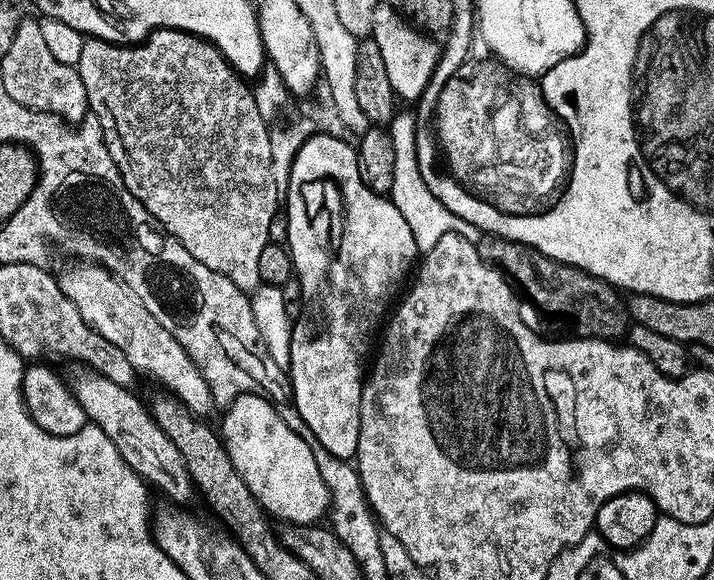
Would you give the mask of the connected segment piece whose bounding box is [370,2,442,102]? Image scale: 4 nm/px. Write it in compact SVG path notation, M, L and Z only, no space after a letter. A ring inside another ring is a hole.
M387 2L377 3L370 39L377 43L378 49L382 52L382 63L386 66L386 75L395 95L401 101L402 99L412 100L411 102L419 101L434 74L434 70L439 65L441 45L435 44L432 41L435 39L431 35L413 27Z

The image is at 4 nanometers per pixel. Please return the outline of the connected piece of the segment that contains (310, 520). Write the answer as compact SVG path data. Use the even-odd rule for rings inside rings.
M246 393L237 397L232 404L228 405L224 416L224 430L222 429L222 439L225 446L225 450L228 451L230 456L230 462L234 464L234 469L238 470L238 474L242 476L242 481L246 482L246 486L249 487L250 494L257 499L257 502L261 505L264 511L268 514L274 515L280 519L285 525L315 525L317 522L329 515L330 501L328 498L328 487L326 482L322 482L322 476L318 474L318 462L314 462L314 454L312 453L312 444L309 441L303 440L300 435L294 430L290 430L290 426L286 426L284 419L276 413L276 407L272 402L264 399L261 396L256 396L254 393Z

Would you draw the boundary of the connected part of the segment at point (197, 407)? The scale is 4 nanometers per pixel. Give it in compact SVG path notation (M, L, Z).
M72 262L69 268L58 272L58 279L62 294L66 294L66 298L70 298L74 306L78 306L78 314L82 314L84 321L98 334L102 334L106 342L114 342L114 346L118 346L118 350L126 354L130 366L141 377L149 376L150 379L157 380L162 387L169 388L167 391L185 404L193 415L207 417L206 414L213 410L214 403L210 386L206 384L198 366L179 344L179 340L174 338L174 334L146 310L122 281L101 264L91 262Z

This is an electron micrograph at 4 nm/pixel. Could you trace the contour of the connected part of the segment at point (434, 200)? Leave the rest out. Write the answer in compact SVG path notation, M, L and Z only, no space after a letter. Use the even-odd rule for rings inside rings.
M402 110L395 113L391 124L386 128L386 132L393 140L394 166L398 170L404 170L404 167L408 164L408 172L401 171L393 178L393 186L390 191L392 204L398 206L402 218L406 218L406 223L410 226L411 233L414 234L417 249L421 253L426 253L432 249L435 243L445 233L458 233L471 240L472 243L476 243L482 235L480 230L475 225L469 224L467 219L461 218L461 216L454 214L446 206L442 206L442 202L434 195L432 189L428 187L425 173L422 171L419 155L417 155L417 129L418 120L416 116L411 111L402 112ZM404 156L412 157L407 160Z

